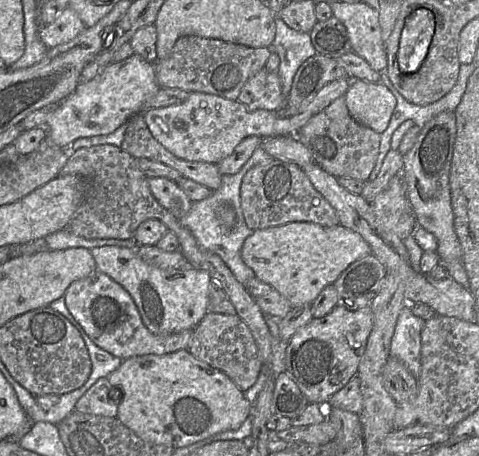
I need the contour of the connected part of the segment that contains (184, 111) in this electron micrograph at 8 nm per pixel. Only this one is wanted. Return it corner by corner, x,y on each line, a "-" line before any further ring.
345,77
326,84
301,112
298,109
283,108
251,110
238,100
228,100
203,92
192,92
180,104
147,109
142,112
142,115
152,136
174,156
187,161
218,164
249,136
260,138
296,136
313,116
337,98
345,95
351,81
349,77

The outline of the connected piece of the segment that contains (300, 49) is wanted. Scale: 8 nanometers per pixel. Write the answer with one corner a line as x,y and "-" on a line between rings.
277,16
275,19
275,38
270,46
270,51
279,56
277,73
281,81
282,92
286,97
298,68
317,52
309,33
290,28

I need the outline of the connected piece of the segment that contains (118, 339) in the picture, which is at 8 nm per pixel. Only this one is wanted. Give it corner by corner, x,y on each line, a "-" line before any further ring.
98,269
88,277
71,283
63,297
66,307
94,344
122,361
135,356
165,355
187,350
193,334
193,329
165,335
149,331
130,294

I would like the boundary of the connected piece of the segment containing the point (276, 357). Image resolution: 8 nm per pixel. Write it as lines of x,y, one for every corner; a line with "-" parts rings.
266,317
266,322
272,337
272,354
268,364
262,364
262,369
255,384
243,392
244,397
253,405
258,394
269,378
276,377
286,371
285,352
287,343
282,341
279,334
279,320

